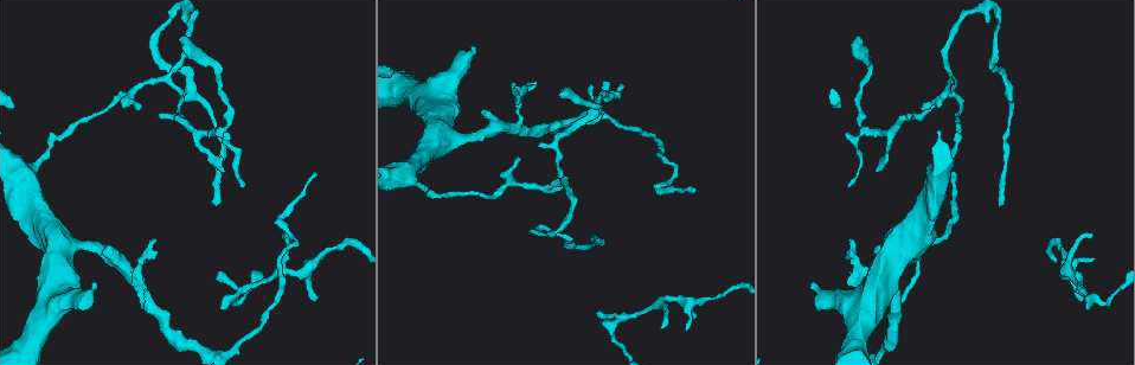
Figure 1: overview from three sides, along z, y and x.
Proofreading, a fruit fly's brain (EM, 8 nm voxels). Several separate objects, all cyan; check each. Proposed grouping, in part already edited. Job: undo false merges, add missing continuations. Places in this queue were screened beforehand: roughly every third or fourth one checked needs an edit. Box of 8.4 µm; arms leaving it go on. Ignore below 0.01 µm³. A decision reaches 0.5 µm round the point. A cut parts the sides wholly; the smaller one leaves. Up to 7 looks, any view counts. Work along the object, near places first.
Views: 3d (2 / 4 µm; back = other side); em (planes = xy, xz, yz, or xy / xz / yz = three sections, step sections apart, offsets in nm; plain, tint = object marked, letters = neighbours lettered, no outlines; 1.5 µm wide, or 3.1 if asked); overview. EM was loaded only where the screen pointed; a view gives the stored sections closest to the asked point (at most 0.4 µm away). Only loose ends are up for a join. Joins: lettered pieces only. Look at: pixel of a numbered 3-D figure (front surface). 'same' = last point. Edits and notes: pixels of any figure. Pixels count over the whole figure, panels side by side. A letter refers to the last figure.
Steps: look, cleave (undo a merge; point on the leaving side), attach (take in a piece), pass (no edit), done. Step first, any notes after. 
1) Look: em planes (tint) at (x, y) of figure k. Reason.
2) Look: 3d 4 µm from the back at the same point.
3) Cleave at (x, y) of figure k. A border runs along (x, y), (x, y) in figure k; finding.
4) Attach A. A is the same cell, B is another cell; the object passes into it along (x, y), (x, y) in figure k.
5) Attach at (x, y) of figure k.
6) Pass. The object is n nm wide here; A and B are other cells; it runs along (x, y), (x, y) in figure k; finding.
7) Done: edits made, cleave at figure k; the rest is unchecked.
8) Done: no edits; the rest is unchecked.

Look: 3d 4 µm from the back at (687, 330) of figure 1. Tapers out.

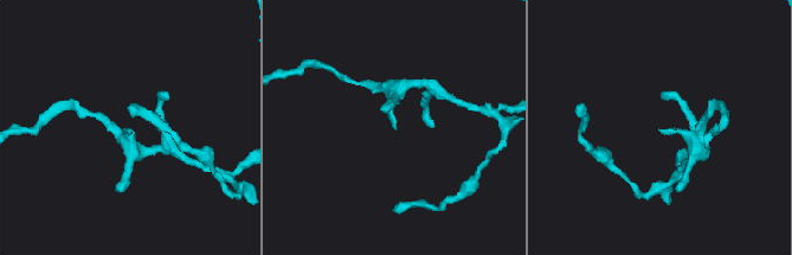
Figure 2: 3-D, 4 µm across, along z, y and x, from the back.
Look: em planes (tint) at (659, 130) of figure 2. Now the EM.

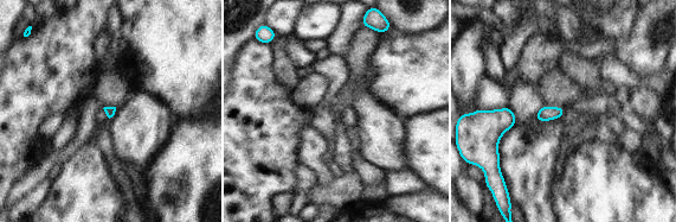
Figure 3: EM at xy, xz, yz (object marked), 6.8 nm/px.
Look: em planes (letters) at the same point. What lies round it.

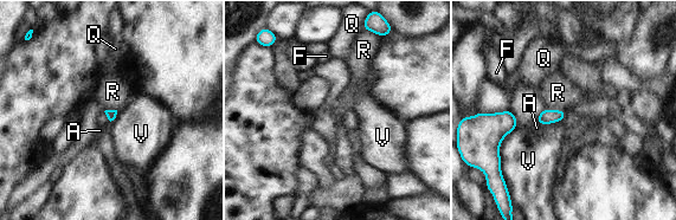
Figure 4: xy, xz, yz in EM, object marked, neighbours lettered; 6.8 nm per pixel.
Pass. A, F, Q, R and V are other cells; a border runs along (545, 107), (565, 110) in figure 4; no lettered piece goes on from it.

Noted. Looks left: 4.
Look: 3d 4 µm at (216, 205) of figure 1. An open end.

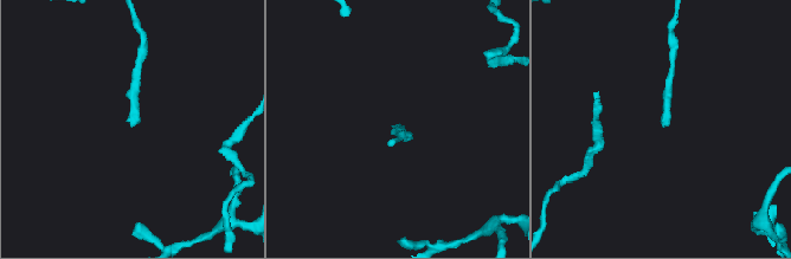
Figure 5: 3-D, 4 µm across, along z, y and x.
Look: em xy step 8 (letters) at (131, 127) of figure 5.

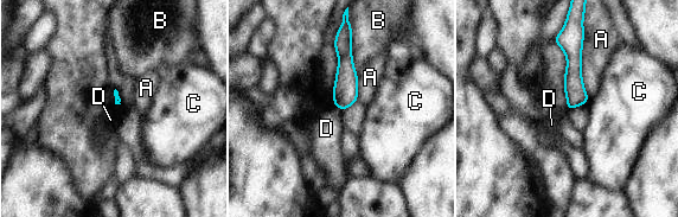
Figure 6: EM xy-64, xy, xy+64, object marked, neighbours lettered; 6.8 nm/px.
Pass. A, B, C and D are other cells; it runs along (347, 40), (343, 107) in figure 6; none of them fits.

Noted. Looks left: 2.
Done: no edits; the rest is unchecked.

